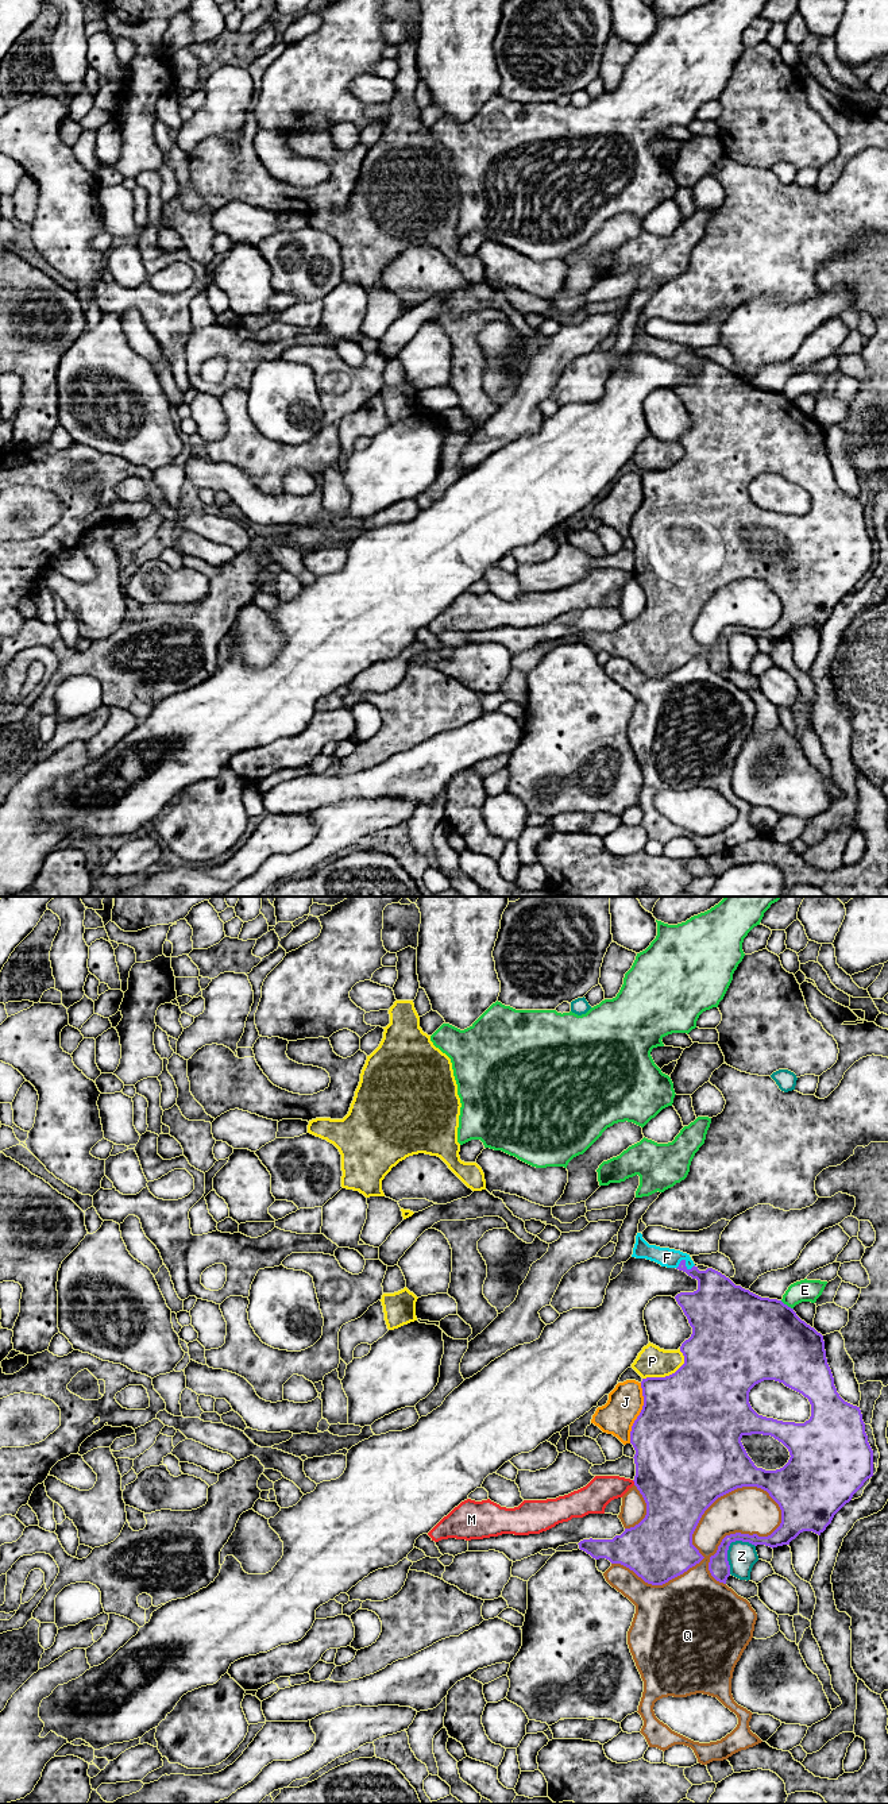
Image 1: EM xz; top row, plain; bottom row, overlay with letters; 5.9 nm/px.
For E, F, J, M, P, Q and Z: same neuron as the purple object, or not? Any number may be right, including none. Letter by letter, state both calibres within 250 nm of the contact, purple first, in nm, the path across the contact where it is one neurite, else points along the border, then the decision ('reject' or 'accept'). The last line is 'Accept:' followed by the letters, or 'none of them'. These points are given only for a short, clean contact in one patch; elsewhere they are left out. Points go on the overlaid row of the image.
E: 480 nm thick on the purple side, 130 nm on the other; border along xz (780, 1301), (792, 1309); reject
F: 220 nm thick on the purple side, 110 nm on the other; runs through xz (714, 1291), (684, 1261), (667, 1257); accept
J: 500 nm thick on the purple side, 220 nm on the other; reject
M: 480 nm thick on the purple side, 170 nm on the other; reject
P: 500 nm thick on the purple side, 190 nm on the other; reject
Q: 380 nm thick on the purple side, 220 nm on the other; reject
Z: 140 nm thick on the purple side, 170 nm on the other; reject
Accept: F

